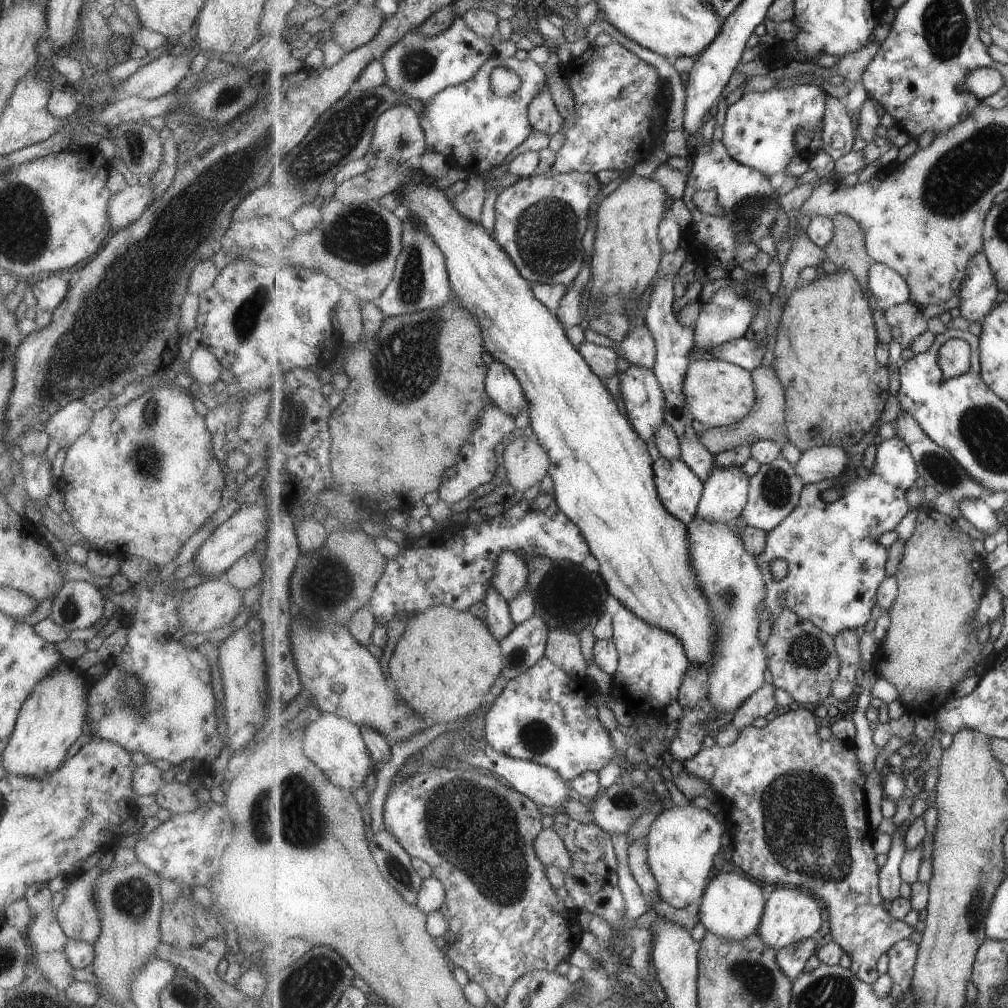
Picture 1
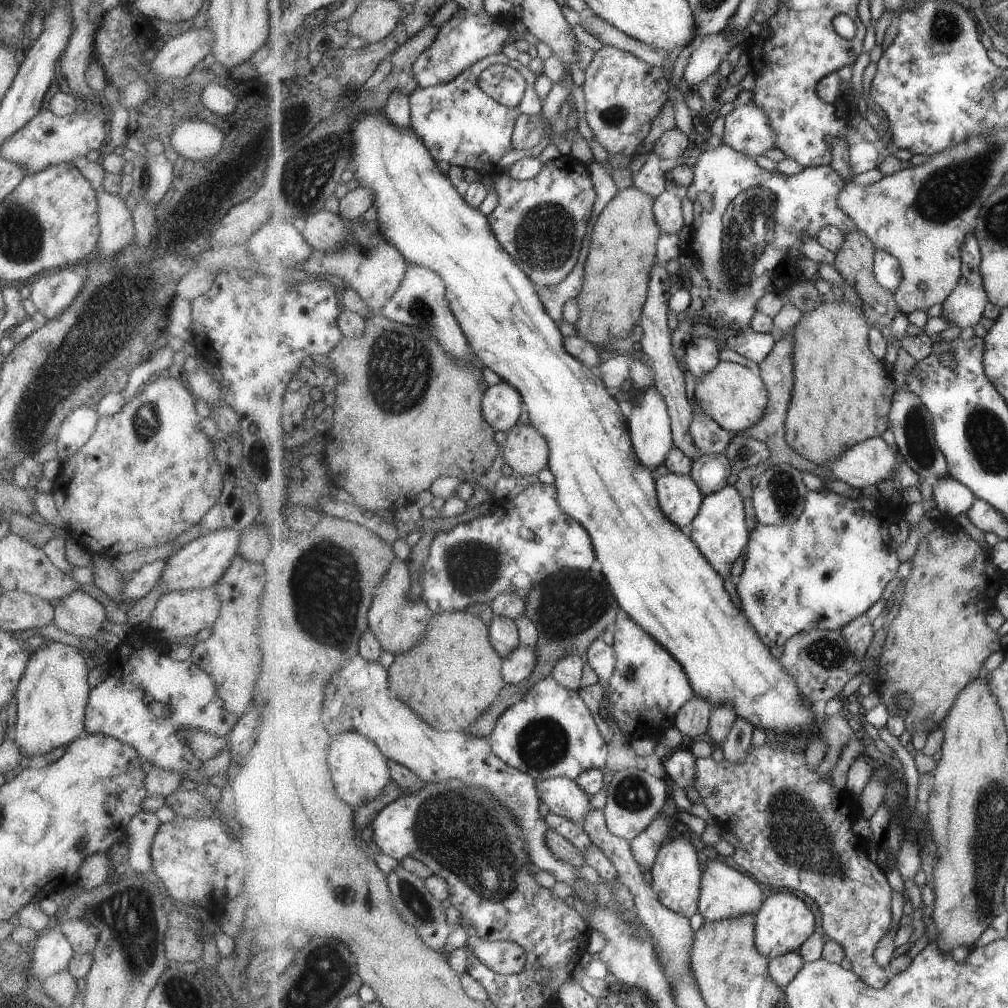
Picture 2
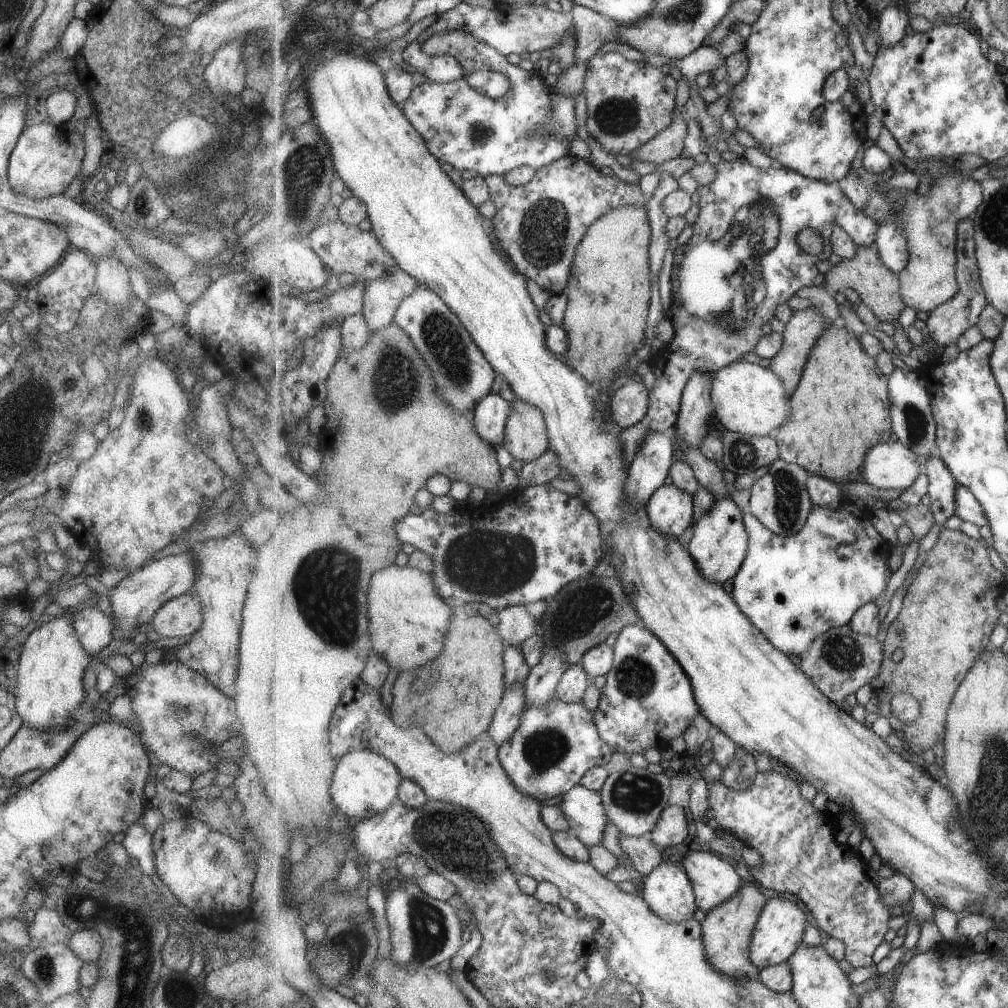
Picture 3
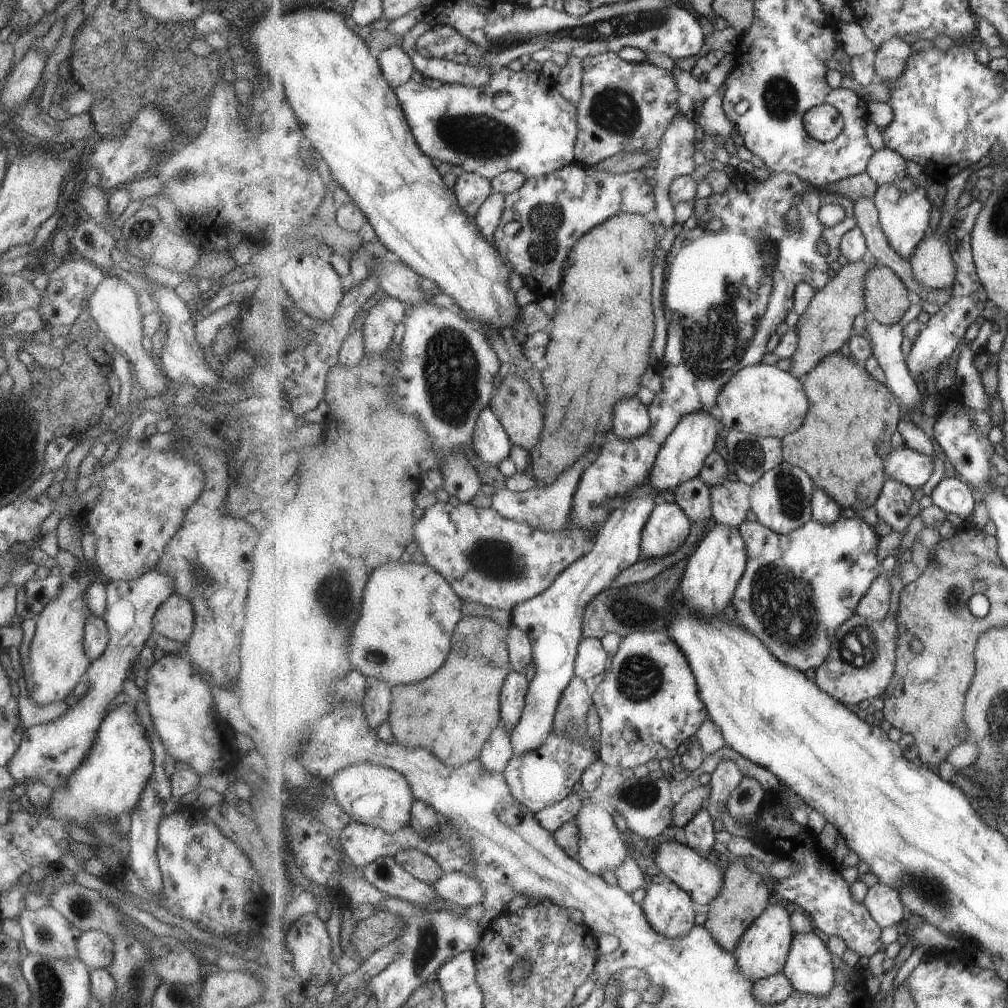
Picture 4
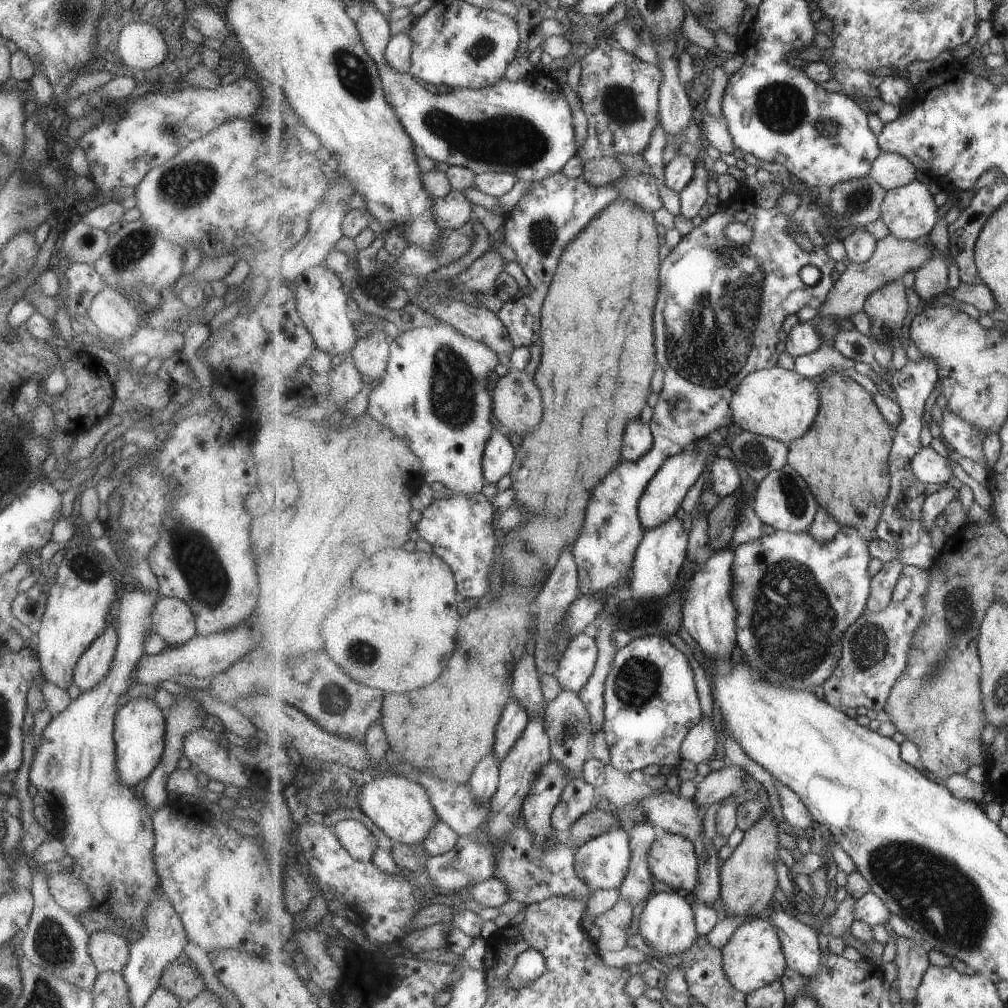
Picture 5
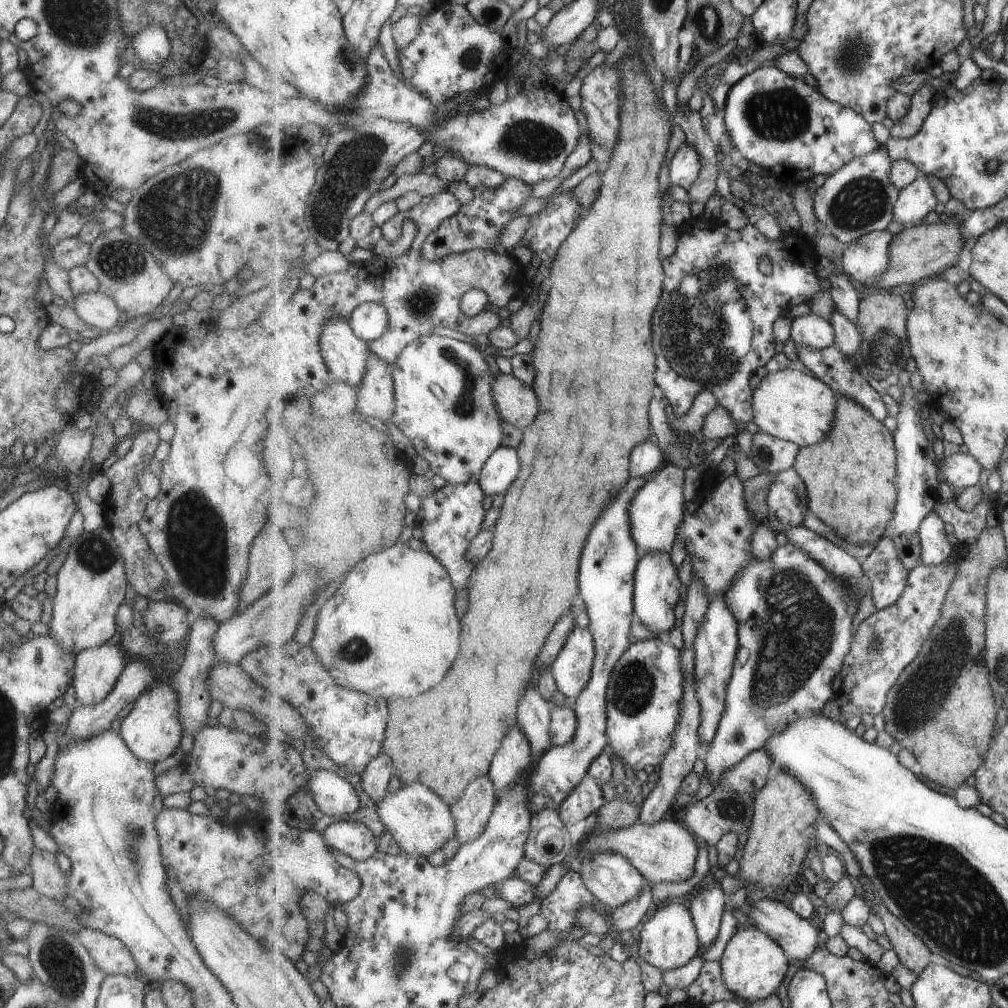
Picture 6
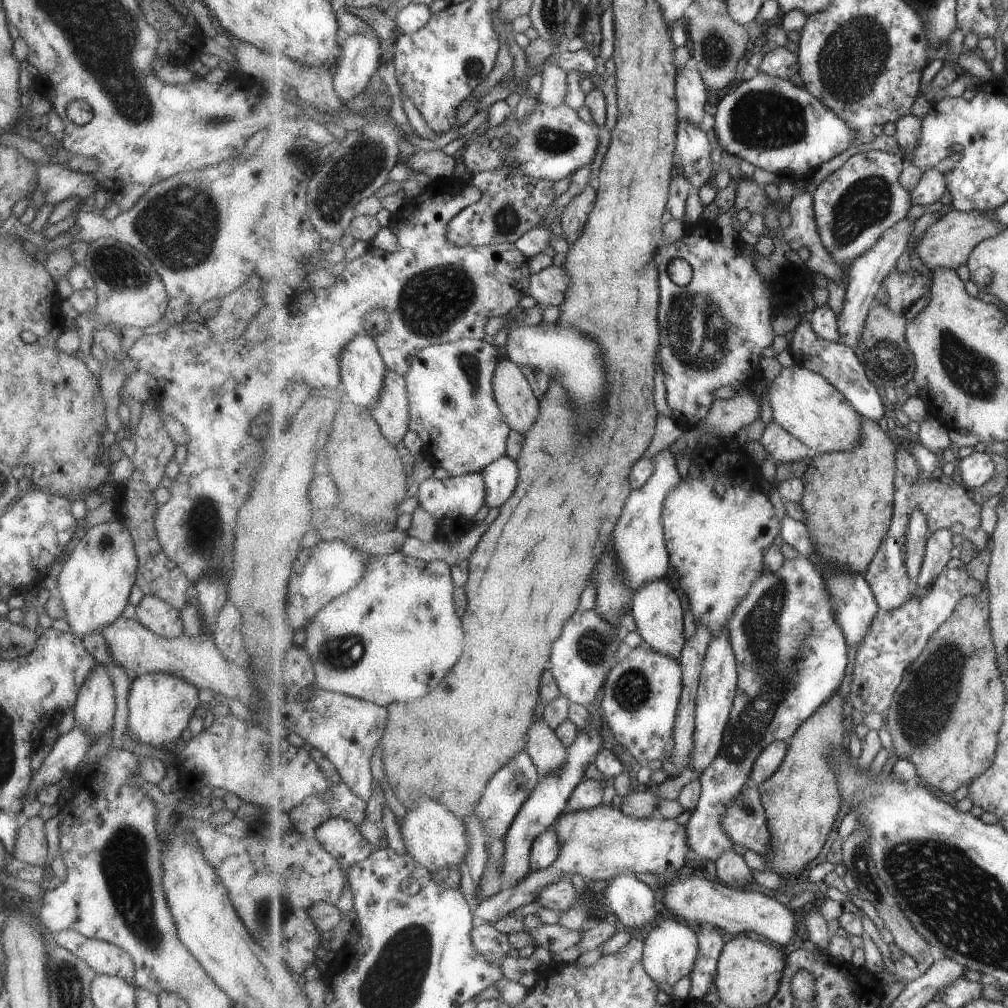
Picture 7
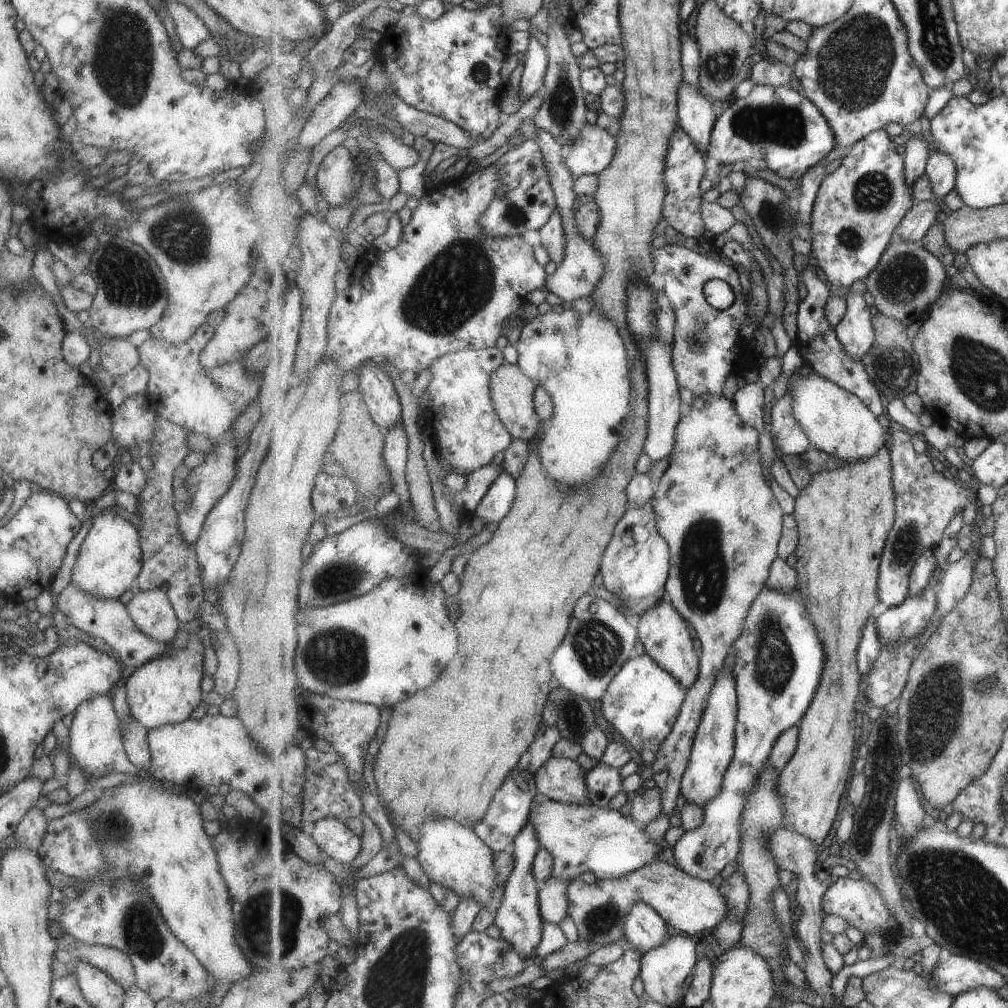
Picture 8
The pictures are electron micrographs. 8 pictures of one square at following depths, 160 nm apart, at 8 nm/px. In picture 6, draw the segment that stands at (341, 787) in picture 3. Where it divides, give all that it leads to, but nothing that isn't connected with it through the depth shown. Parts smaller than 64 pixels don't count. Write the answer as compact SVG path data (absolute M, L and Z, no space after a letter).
M423 783L401 784L401 787L385 797L378 805L383 824L399 841L403 851L410 855L429 858L434 852L441 850L452 838L456 837L457 826L451 803L445 801L434 790Z

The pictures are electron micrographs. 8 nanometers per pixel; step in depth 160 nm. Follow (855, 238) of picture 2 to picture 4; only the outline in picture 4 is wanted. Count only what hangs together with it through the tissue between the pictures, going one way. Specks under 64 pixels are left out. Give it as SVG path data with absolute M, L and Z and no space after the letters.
M877 262L865 276L867 307L878 322L895 325L911 309L909 290L895 270Z

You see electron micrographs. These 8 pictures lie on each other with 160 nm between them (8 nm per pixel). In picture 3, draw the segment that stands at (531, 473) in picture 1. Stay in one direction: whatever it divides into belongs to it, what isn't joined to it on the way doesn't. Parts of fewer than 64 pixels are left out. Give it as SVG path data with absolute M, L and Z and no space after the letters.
M516 398L506 422L505 447L513 458L526 463L537 460L549 450L549 429L543 411Z

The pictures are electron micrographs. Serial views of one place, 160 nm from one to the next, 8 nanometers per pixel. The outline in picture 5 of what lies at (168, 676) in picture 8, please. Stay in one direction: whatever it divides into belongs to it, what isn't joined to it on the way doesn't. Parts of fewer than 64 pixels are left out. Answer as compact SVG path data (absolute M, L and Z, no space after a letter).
M151 697L131 699L115 712L113 746L115 746L115 772L119 776L119 784L133 788L157 766L163 754L164 723L161 708Z

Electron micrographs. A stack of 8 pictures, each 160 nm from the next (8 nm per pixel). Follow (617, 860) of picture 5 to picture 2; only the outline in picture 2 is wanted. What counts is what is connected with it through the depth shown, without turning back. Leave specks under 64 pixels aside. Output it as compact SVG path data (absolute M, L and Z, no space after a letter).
M553 777L536 783L540 797L549 806L550 812L583 824L588 815L595 810L591 806L593 795L583 790L576 779Z

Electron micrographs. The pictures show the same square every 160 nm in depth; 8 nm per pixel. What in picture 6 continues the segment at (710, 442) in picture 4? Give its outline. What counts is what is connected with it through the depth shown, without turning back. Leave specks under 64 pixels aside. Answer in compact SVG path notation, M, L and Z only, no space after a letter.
M671 463L659 469L632 498L629 509L631 530L638 546L640 560L651 553L671 552L671 548L675 546L679 525L686 514L683 484L685 469Z

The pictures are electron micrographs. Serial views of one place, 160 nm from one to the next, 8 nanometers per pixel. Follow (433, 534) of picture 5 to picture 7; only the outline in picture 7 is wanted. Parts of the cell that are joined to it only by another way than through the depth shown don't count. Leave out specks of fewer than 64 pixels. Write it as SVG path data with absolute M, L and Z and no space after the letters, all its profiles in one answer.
M482 472L469 473L460 477L450 476L444 479L431 476L421 482L417 495L419 504L430 515L439 517L440 538L448 543L454 543L476 525L474 518L486 505L486 482Z

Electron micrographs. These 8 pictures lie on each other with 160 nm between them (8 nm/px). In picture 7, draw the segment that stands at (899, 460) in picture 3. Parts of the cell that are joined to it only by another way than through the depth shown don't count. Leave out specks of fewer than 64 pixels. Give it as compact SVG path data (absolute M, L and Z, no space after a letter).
M974 451L968 457L956 461L964 486L971 490L986 485L995 476L995 460L984 451Z

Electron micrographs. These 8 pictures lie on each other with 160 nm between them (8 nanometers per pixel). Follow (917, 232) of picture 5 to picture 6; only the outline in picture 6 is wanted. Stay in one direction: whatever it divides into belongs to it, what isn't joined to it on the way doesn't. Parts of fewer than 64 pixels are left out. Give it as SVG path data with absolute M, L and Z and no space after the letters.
M921 174L909 186L900 190L900 197L895 205L894 220L900 222L903 228L921 224L923 218L937 208L937 198L927 175Z

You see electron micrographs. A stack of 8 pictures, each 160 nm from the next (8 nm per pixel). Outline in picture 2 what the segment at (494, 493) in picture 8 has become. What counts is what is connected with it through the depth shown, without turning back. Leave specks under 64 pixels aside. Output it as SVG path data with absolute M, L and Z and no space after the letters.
M501 380L484 394L483 412L496 431L508 431L519 423L523 412L522 394L507 381Z

